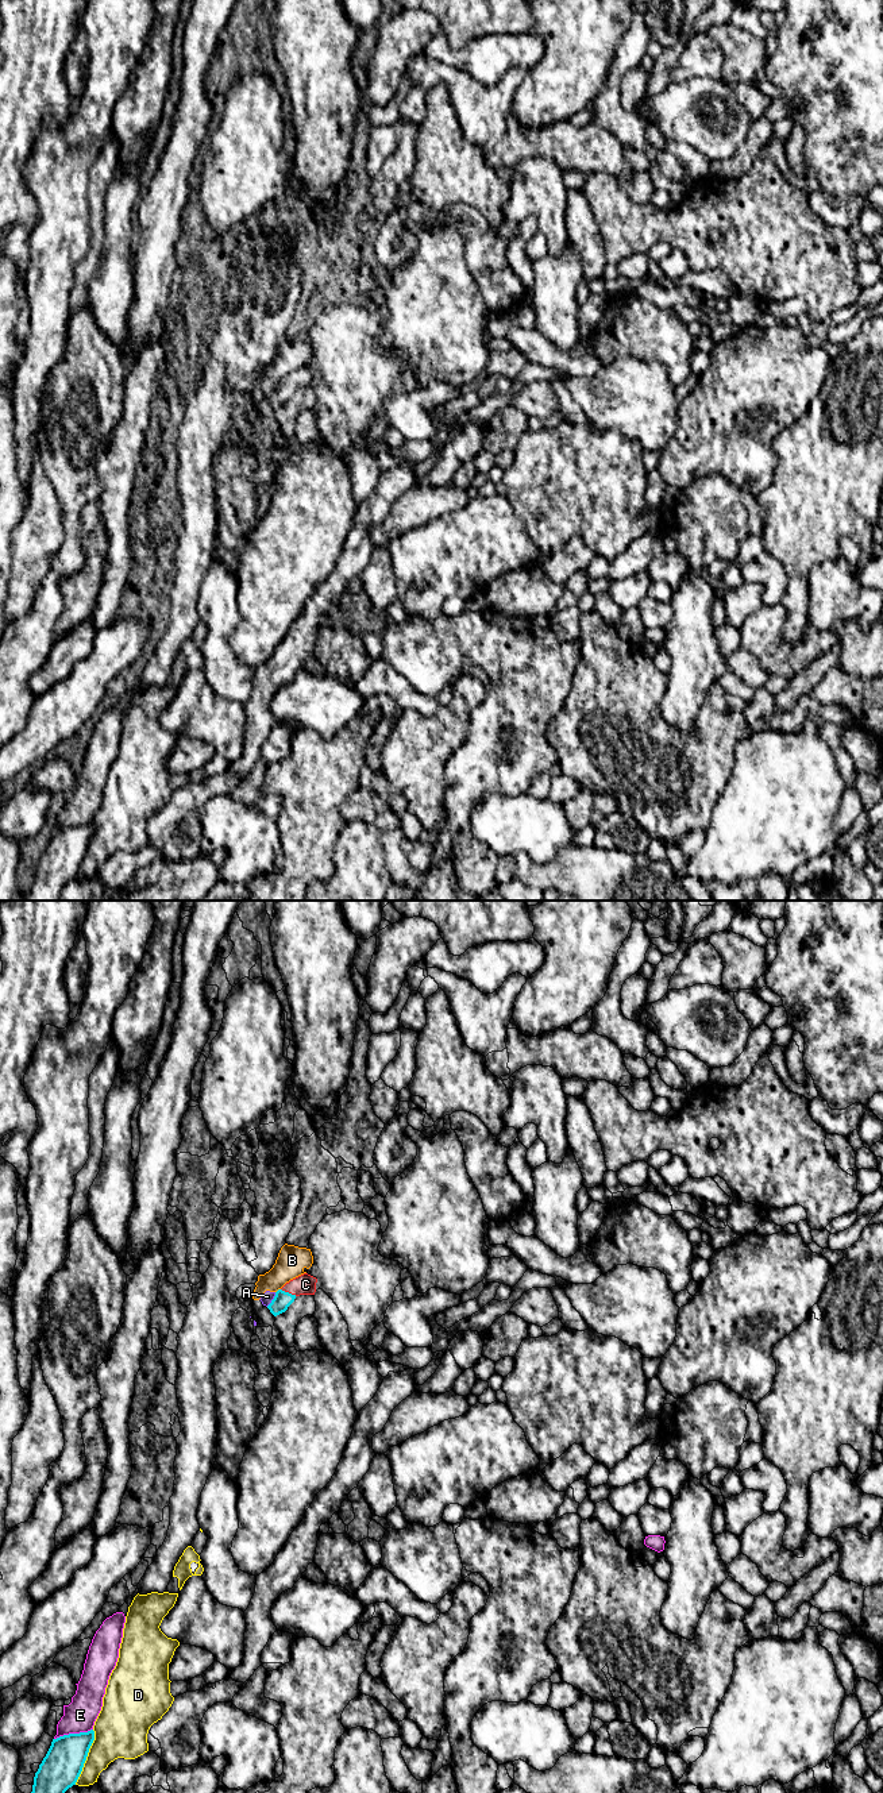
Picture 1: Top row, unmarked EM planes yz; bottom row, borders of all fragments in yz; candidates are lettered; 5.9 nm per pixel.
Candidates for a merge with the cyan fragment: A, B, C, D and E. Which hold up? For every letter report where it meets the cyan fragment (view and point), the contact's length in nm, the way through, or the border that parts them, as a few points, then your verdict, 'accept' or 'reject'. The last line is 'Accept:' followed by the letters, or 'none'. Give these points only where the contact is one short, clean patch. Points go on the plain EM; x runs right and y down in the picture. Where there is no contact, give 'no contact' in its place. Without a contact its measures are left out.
A: yz (273, 392) | 110 nm | along yz (276, 385), (266, 398) | reject
B: yz (277, 384) | 40 nm | reject
C: yz (288, 385) | 100 nm | across yz (282, 393), (288, 385), (295, 380), (305, 377) | accept
D: yz (87, 848) | 340 nm | reject
E: yz (73, 826) | 240 nm | reject
Accept: C

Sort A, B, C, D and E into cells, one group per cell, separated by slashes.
A B / C / D / E

